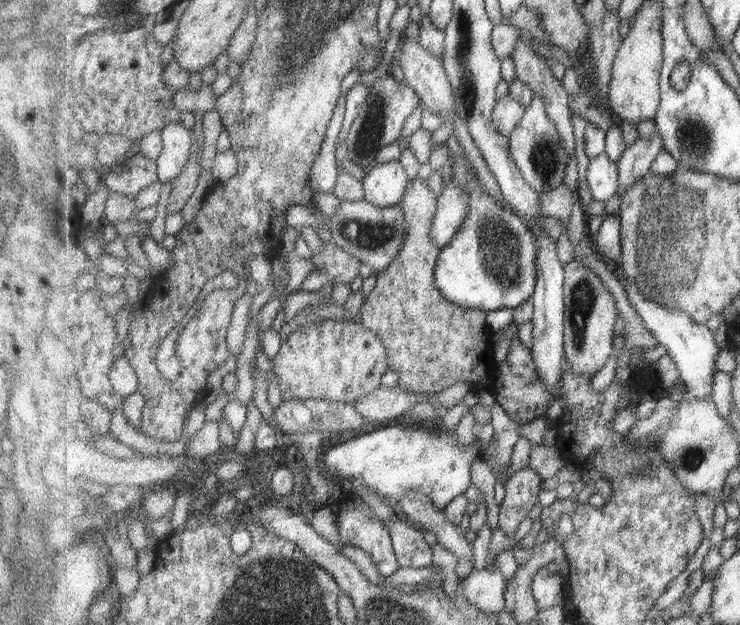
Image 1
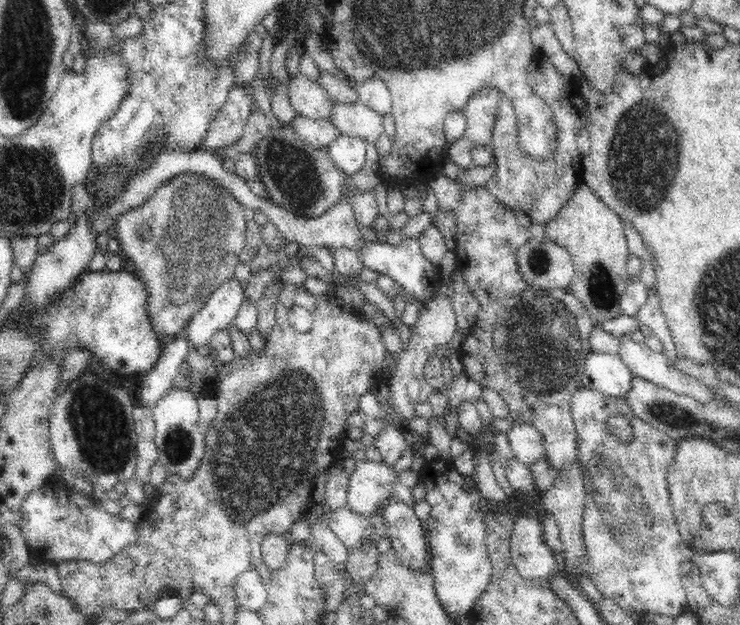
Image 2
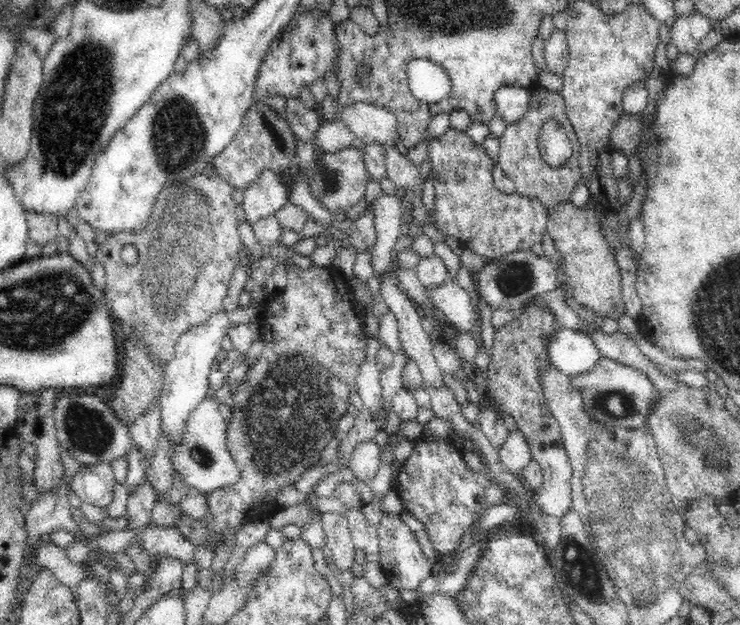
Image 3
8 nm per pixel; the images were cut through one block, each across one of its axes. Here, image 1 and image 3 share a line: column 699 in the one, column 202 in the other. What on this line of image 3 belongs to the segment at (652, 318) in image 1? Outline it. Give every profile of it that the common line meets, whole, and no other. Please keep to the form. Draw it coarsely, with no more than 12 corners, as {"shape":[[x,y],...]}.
{"shape":[[212,312],[180,336],[165,366],[161,428],[170,443],[208,398],[232,327]]}

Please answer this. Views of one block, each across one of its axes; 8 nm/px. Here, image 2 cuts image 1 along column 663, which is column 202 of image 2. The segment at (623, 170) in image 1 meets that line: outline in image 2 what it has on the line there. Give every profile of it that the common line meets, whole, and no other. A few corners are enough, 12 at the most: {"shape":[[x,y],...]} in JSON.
{"shape":[[250,83],[234,84],[200,142],[217,156],[243,137],[257,107]]}

